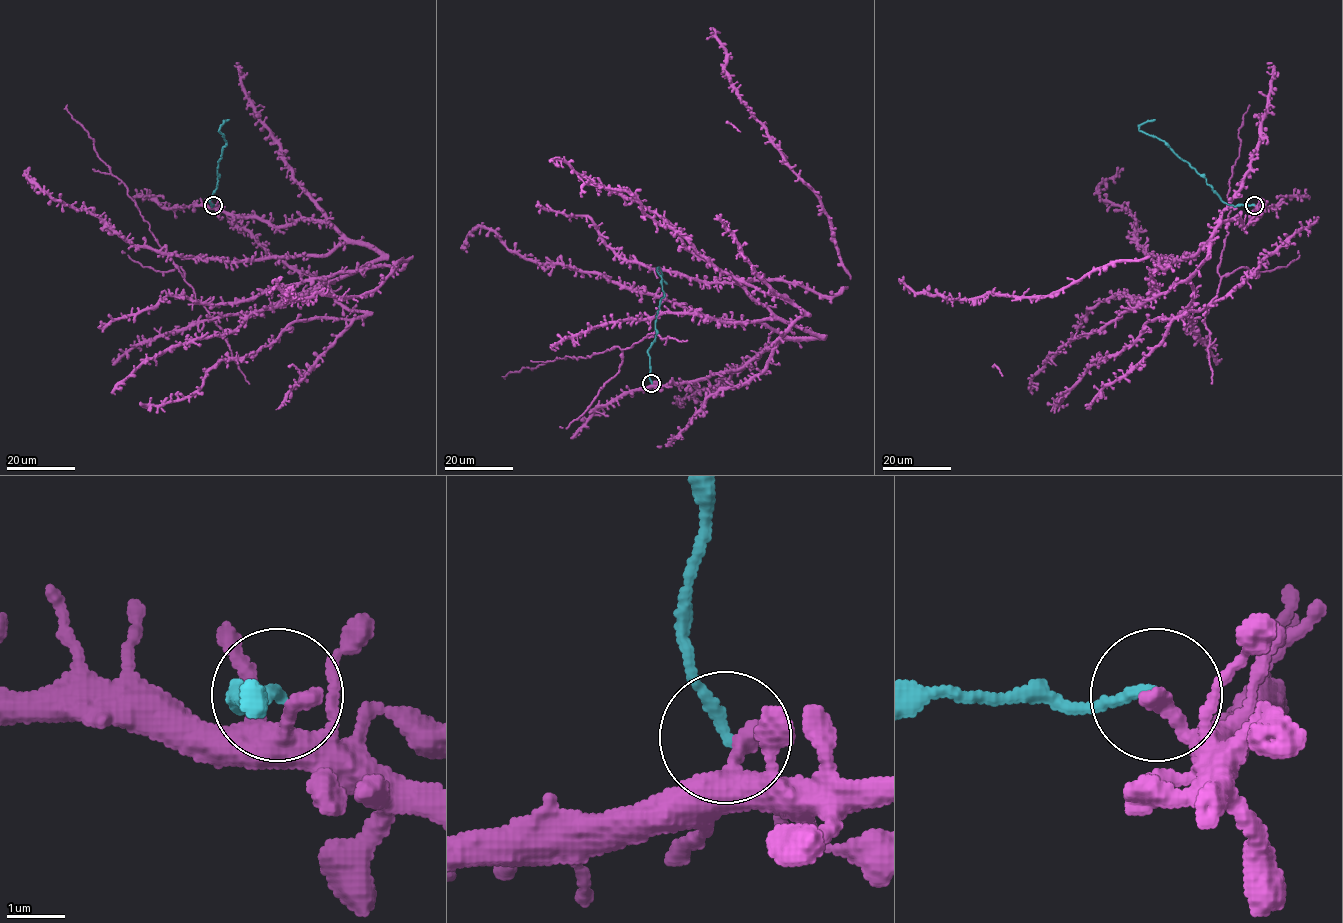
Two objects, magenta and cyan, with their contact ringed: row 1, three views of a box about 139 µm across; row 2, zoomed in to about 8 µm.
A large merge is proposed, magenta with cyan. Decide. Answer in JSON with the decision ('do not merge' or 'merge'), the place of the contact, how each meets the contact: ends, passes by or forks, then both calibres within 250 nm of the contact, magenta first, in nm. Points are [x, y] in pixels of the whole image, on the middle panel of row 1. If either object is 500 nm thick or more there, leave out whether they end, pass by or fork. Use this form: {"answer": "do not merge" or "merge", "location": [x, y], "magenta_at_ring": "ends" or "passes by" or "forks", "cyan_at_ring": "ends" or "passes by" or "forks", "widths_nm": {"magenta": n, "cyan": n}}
{"answer": "do not merge", "location": [651, 383], "magenta_at_ring": "ends", "cyan_at_ring": "ends", "widths_nm": {"magenta": 320, "cyan": 190}}

